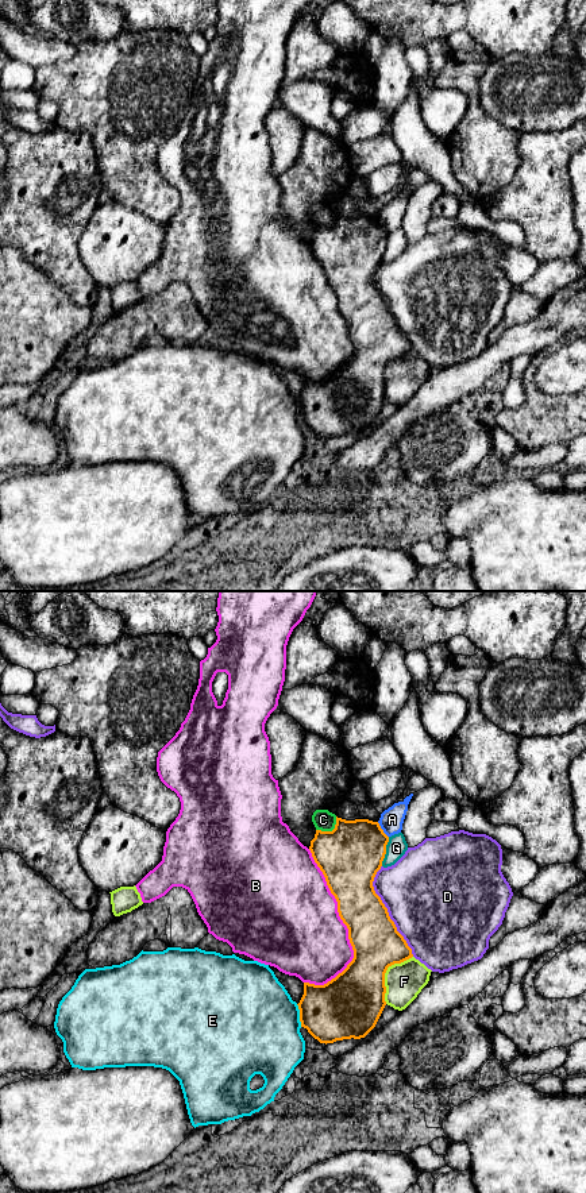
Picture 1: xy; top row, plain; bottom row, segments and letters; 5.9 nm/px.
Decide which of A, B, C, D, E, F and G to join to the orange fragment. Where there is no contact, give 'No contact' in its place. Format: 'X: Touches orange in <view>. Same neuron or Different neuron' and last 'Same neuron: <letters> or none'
A: Touches orange in xy. Different neuron
B: Touches orange in xy. Different neuron
C: Touches orange in xy. Different neuron
D: Touches orange in xy. Different neuron
E: Touches orange in xy. Different neuron
F: Touches orange in xy. Different neuron
G: Touches orange in xy. Different neuron
Same neuron: none

